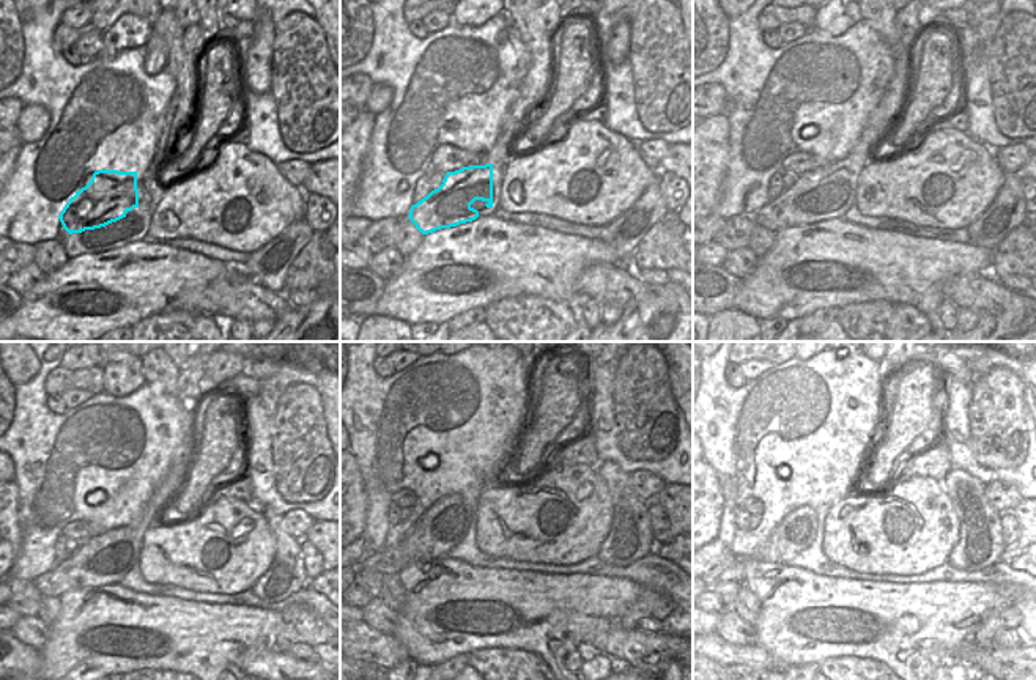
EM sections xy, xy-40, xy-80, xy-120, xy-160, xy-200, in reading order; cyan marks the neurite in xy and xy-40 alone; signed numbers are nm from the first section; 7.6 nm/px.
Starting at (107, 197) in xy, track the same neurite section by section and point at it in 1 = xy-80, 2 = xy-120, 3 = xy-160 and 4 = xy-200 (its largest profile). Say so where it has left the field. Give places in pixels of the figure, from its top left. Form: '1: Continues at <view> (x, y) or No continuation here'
1: Continues at xy-80 (789, 210)
2: Continues at xy-120 (81, 562)
3: Continues at xy-160 (449, 528)
4: Continues at xy-200 (799, 531).

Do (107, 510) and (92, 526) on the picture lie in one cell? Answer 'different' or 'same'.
same

